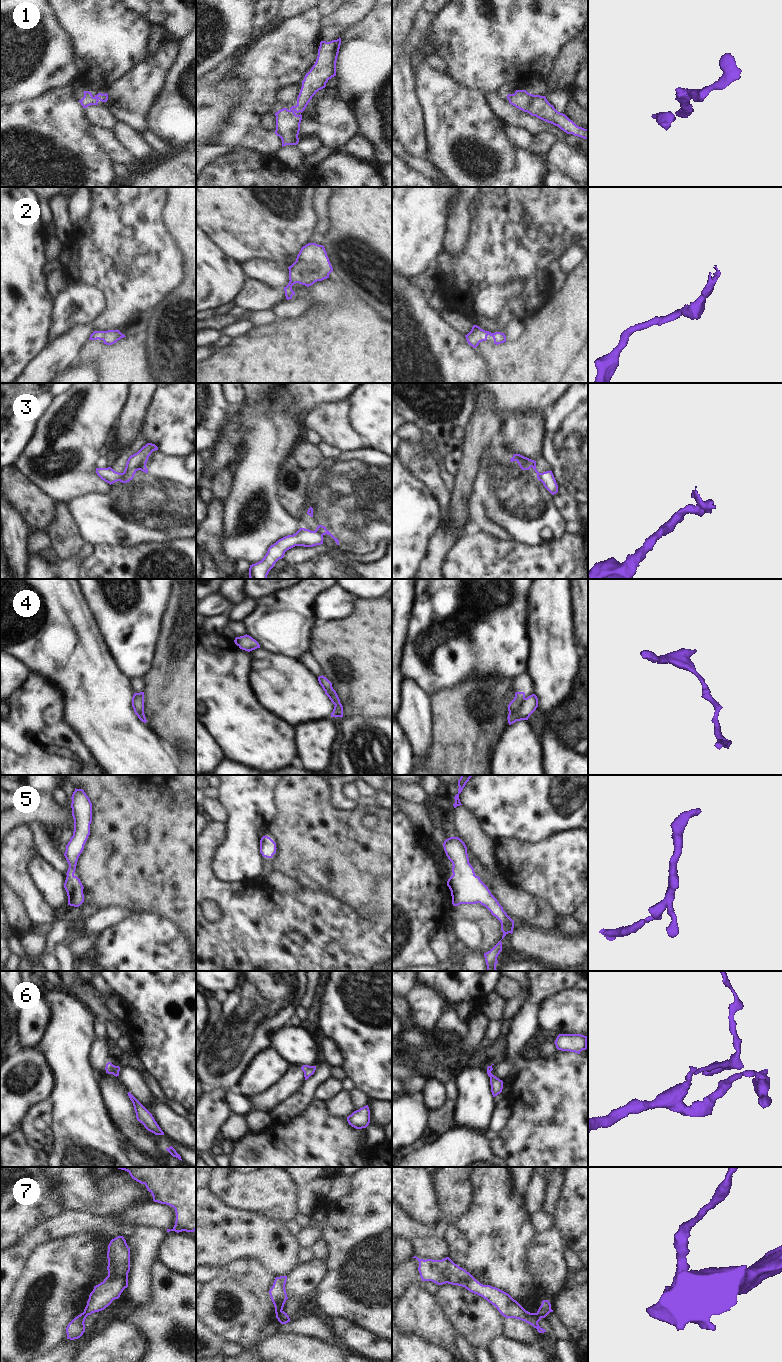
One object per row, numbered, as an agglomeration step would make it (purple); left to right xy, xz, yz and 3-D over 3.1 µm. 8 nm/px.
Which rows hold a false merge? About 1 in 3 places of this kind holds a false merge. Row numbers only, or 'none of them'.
3, 7

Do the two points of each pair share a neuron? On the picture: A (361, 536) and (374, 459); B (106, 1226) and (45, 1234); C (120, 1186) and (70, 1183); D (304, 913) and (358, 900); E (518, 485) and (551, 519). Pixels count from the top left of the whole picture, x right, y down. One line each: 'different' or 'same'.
A: same
B: same
C: same
D: different
E: same

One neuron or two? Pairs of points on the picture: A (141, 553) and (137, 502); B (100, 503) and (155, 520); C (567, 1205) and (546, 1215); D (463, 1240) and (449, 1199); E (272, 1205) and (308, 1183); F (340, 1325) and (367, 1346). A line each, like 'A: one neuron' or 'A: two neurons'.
A: two neurons
B: one neuron
C: two neurons
D: two neurons
E: two neurons
F: one neuron

